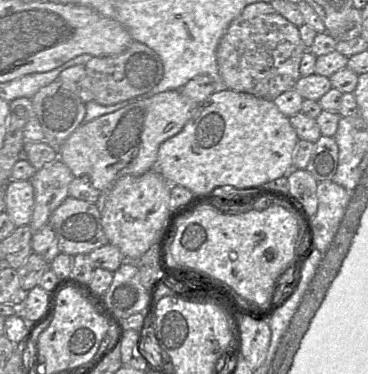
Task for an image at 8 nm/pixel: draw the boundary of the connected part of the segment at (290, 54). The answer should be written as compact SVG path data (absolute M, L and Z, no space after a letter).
M270 3L246 6L229 25L216 51L219 74L229 90L273 101L292 90L300 75L305 47L299 28L279 14Z

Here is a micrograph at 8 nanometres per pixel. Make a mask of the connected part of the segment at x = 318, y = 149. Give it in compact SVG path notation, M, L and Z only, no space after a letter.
M321 135L314 143L311 159L305 168L318 181L333 180L338 168L338 144L334 137Z

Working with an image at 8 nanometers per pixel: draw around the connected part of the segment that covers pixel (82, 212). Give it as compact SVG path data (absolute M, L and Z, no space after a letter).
M68 196L51 213L48 225L56 235L60 252L70 256L89 254L108 243L101 224L100 204L92 204Z

